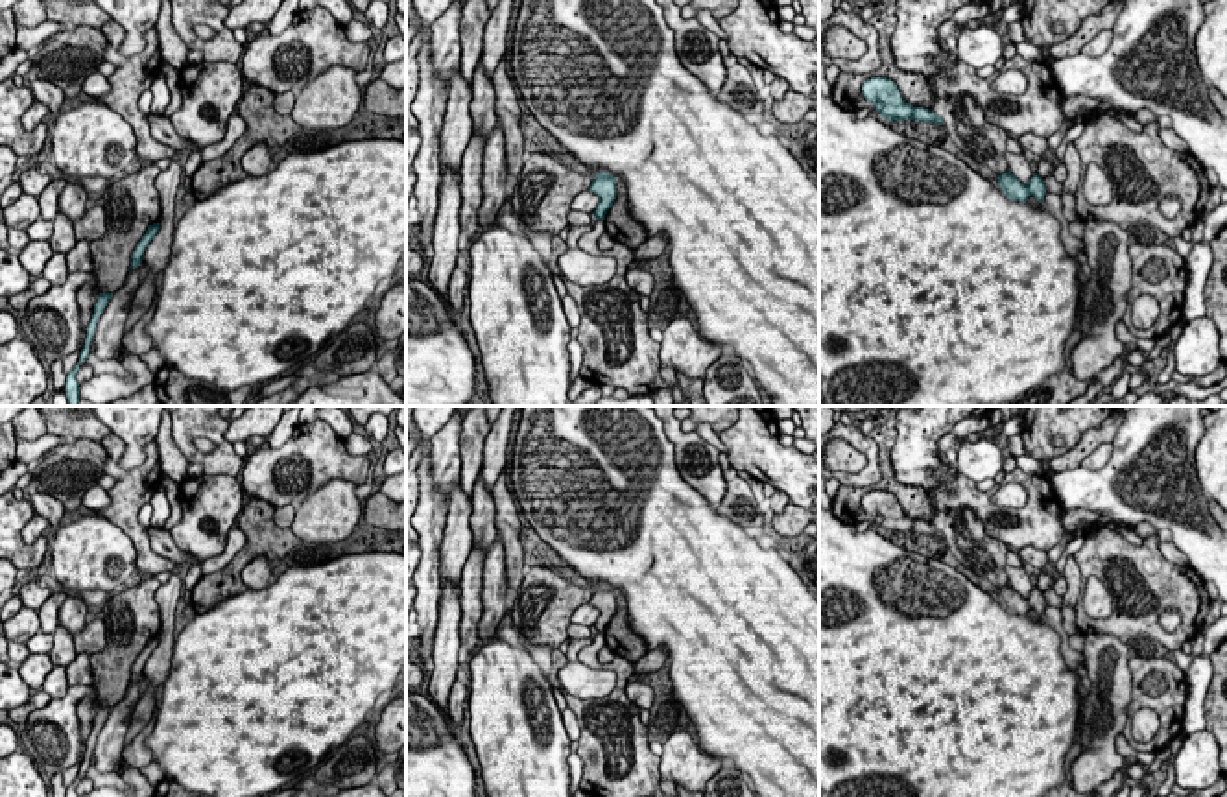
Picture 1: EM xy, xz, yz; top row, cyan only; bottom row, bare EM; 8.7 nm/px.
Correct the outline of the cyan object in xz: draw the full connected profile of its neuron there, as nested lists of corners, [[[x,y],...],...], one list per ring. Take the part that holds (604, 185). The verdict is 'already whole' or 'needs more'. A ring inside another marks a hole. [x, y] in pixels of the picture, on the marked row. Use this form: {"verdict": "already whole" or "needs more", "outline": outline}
{"verdict": "already whole", "outline": [[[596,173],[589,190],[600,197],[600,203],[594,210],[594,218],[605,220],[607,210],[613,207],[616,199],[616,177],[609,173]]]}

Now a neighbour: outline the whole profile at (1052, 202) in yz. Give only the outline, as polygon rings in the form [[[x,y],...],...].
[[[1046,192],[1046,196],[1044,196],[1044,207],[1054,214],[1054,218],[1061,225],[1061,242],[1063,242],[1066,253],[1070,256],[1076,256],[1078,253],[1085,253],[1085,242],[1083,240],[1078,240],[1070,232],[1070,223],[1068,223],[1068,220],[1063,214],[1061,196],[1059,194],[1054,194],[1054,192]]]

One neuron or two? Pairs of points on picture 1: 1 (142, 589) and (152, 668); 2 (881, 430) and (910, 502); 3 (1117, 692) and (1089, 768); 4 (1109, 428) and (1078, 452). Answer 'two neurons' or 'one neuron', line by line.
1: two neurons
2: one neuron
3: one neuron
4: one neuron

